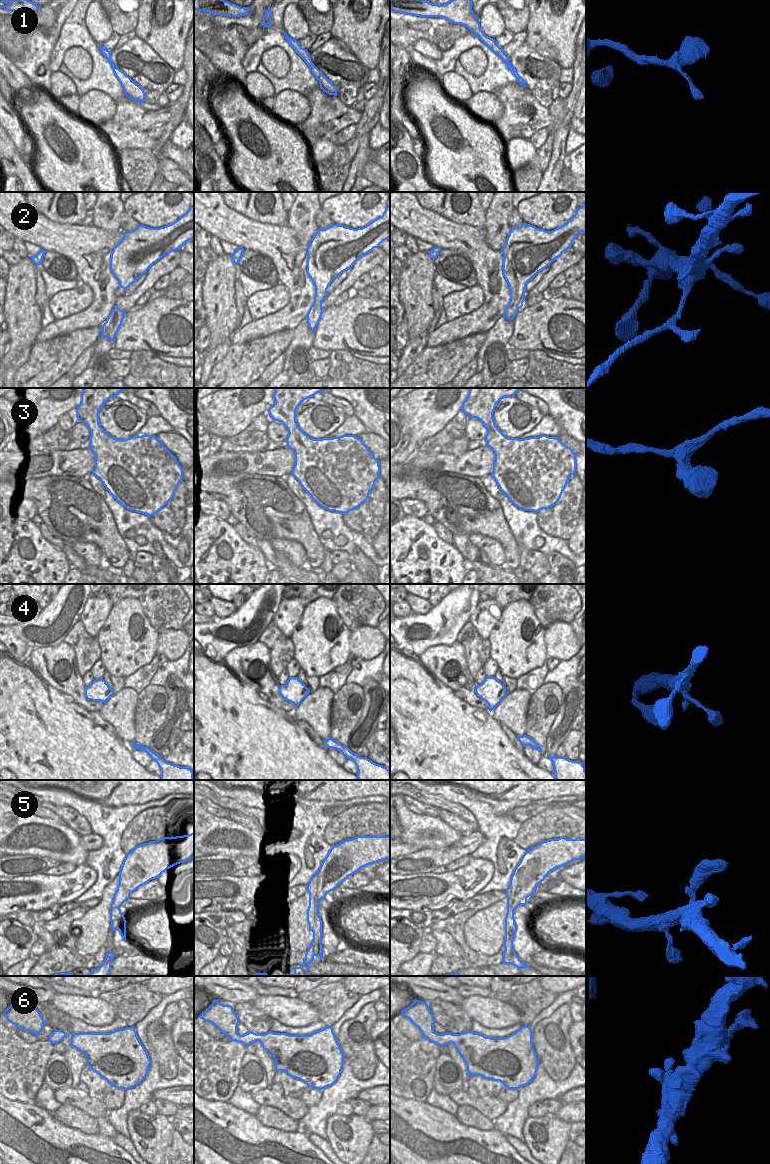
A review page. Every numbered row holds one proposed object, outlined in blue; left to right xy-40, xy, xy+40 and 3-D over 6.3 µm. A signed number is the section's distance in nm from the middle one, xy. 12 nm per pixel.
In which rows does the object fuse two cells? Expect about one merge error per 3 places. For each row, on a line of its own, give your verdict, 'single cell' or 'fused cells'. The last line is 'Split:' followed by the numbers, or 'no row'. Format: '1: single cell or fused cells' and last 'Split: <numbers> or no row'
1: single cell
2: fused cells
3: single cell
4: single cell
5: fused cells
6: single cell
Split: 2, 5

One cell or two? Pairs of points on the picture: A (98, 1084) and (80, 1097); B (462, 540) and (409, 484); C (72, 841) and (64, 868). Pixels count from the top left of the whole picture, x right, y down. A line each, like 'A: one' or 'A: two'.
A: two
B: two
C: two

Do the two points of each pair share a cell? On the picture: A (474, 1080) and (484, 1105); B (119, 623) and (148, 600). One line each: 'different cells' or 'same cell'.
A: different cells
B: different cells

